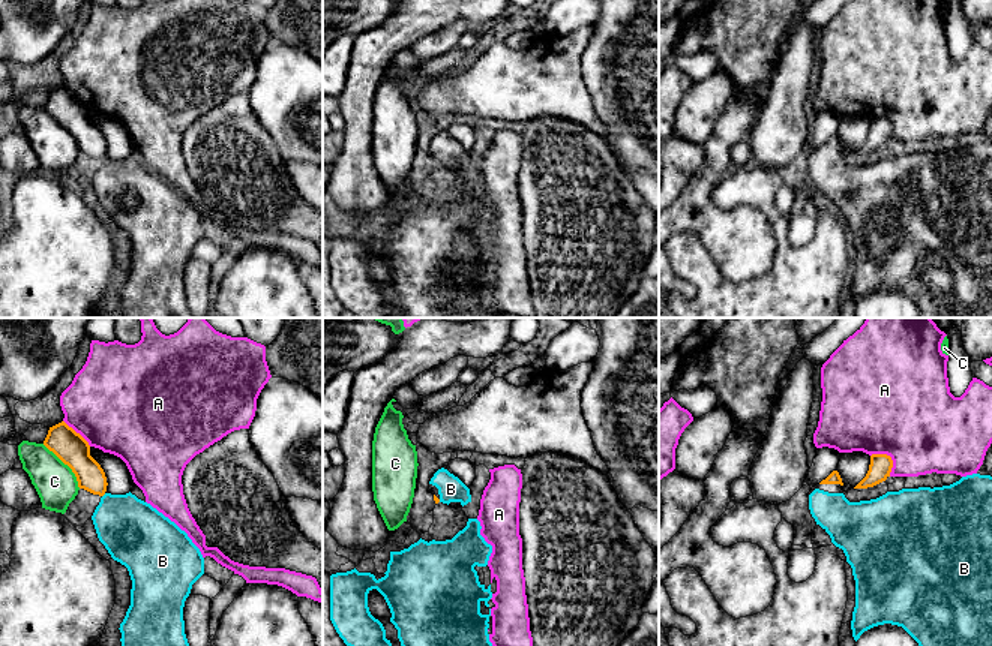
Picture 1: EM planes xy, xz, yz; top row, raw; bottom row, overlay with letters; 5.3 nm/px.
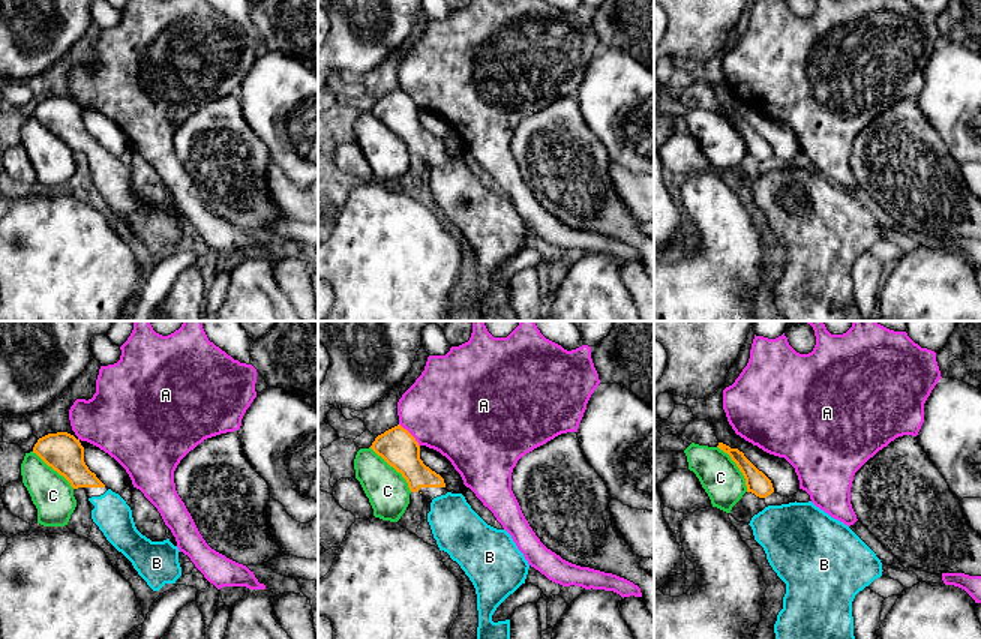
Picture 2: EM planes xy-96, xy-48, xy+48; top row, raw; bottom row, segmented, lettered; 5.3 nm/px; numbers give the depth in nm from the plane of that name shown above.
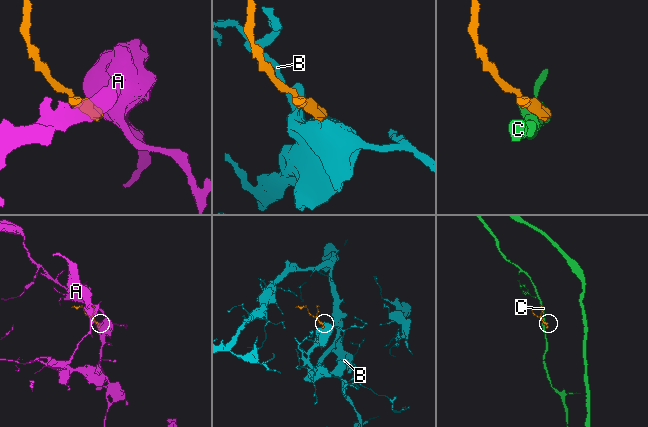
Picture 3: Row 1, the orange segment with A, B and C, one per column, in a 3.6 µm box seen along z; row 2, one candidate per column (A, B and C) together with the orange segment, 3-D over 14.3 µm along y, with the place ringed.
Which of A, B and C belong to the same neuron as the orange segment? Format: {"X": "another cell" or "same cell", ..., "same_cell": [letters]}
{"A": "another cell", "B": "same cell", "C": "another cell", "same_cell": ["B"]}

